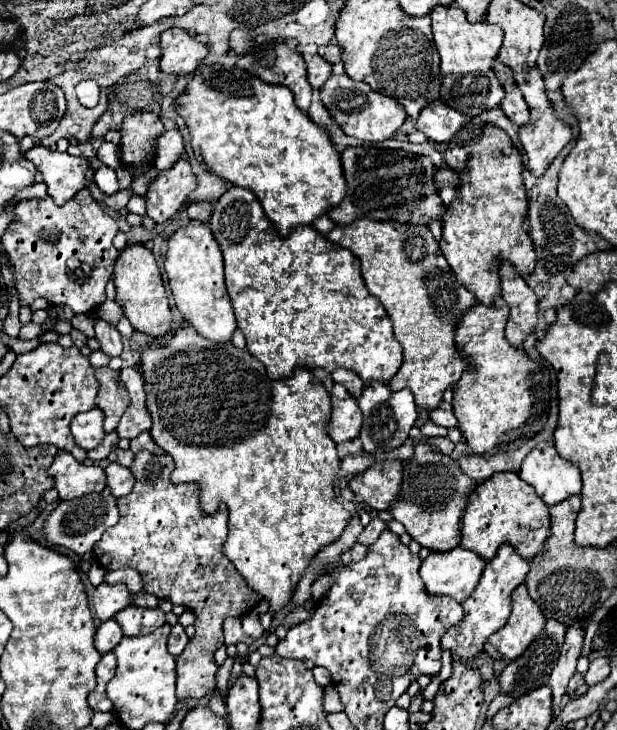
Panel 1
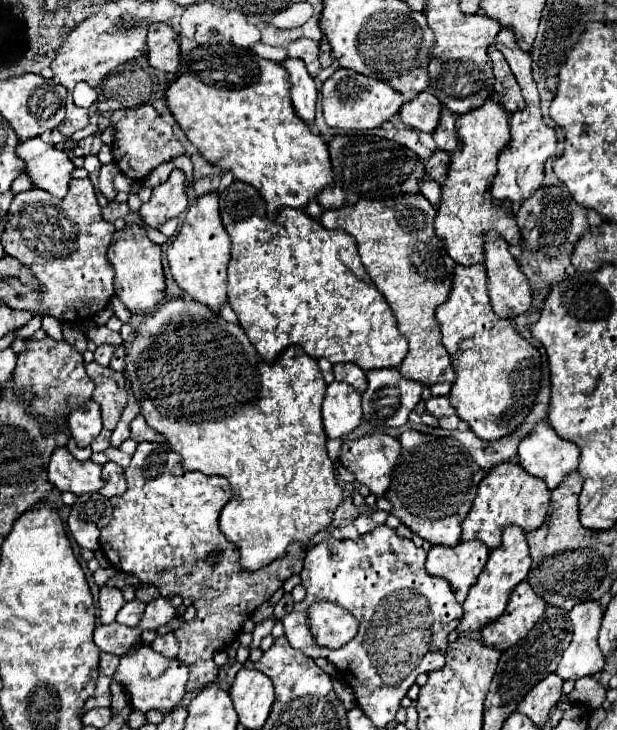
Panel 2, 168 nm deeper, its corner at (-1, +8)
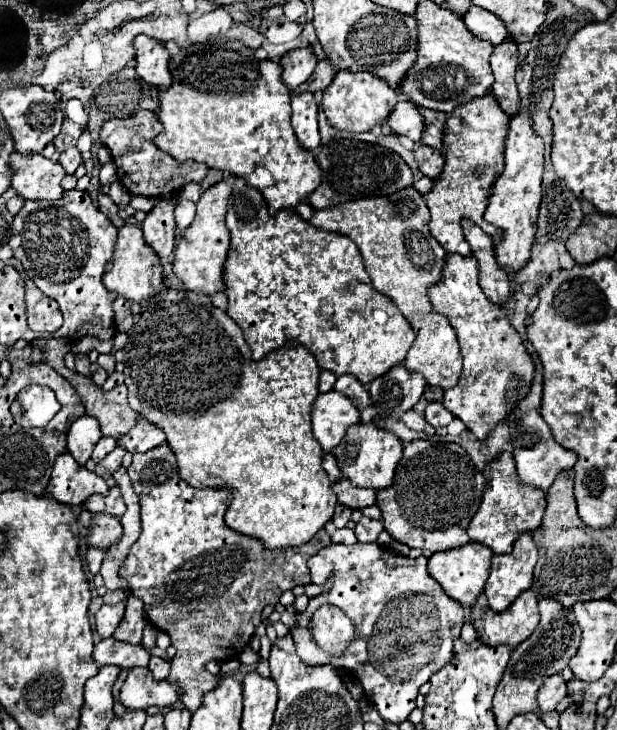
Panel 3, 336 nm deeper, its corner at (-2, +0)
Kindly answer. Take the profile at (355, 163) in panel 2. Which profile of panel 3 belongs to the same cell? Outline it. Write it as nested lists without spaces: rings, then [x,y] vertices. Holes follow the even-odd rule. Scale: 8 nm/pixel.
[[[333,139],[329,143],[323,143],[321,151],[317,153],[317,163],[323,171],[319,187],[309,195],[309,205],[313,209],[327,209],[345,201],[363,199],[363,197],[375,197],[375,195],[391,195],[393,191],[399,191],[413,183],[411,169],[407,163],[393,151],[363,143],[355,139]]]

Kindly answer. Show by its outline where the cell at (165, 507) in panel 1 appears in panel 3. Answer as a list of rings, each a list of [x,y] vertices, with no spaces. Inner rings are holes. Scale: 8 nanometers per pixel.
[[[167,443],[147,451],[143,455],[133,455],[129,467],[129,477],[133,489],[141,499],[141,537],[133,543],[119,575],[129,581],[131,593],[143,601],[143,611],[151,625],[165,631],[177,655],[171,659],[171,673],[167,681],[181,685],[181,701],[189,711],[195,711],[201,705],[201,697],[211,691],[219,677],[211,675],[205,669],[205,663],[211,659],[235,659],[249,645],[255,627],[261,623],[261,611],[265,605],[279,603],[283,591],[293,589],[295,585],[309,585],[309,567],[307,561],[311,555],[321,551],[331,543],[331,537],[321,529],[309,543],[301,547],[289,547],[281,551],[271,551],[263,547],[261,539],[247,537],[229,529],[223,521],[223,515],[231,503],[231,493],[223,488],[195,489],[179,477],[175,455]]]

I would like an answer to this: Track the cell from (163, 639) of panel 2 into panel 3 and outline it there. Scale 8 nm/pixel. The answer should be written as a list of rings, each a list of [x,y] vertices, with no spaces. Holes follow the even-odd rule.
[[[151,657],[147,669],[151,671],[153,679],[163,681],[163,679],[167,679],[167,675],[169,675],[169,671],[171,671],[171,663],[165,661],[165,659],[161,659],[161,657]]]

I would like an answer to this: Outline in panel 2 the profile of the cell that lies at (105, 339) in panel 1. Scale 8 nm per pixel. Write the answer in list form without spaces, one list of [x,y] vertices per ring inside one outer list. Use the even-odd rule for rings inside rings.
[[[108,343],[98,345],[96,351],[94,351],[94,359],[96,359],[96,363],[108,367],[108,365],[110,365],[110,359],[112,359],[112,355],[114,355],[114,351],[116,351],[114,345],[108,345]]]

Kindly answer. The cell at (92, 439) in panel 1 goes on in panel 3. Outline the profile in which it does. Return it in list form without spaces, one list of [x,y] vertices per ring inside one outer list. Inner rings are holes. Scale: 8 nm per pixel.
[[[89,415],[79,417],[67,435],[67,451],[73,455],[73,459],[79,465],[85,465],[91,459],[93,447],[101,439],[101,431],[97,427],[95,419],[89,419]]]

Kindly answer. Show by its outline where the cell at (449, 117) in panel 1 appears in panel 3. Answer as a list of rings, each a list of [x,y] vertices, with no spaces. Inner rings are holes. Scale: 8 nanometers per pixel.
[[[401,99],[395,105],[395,109],[391,111],[391,115],[387,117],[387,123],[389,123],[389,127],[391,127],[393,133],[405,135],[411,141],[421,141],[425,125],[423,125],[419,107],[413,107],[413,103]]]

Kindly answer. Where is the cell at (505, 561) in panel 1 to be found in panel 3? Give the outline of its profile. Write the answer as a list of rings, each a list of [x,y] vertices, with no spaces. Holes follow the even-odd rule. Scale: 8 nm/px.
[[[531,533],[521,535],[517,543],[513,543],[511,553],[493,555],[489,579],[485,583],[485,595],[491,609],[505,611],[523,591],[531,587],[537,555],[539,551]]]

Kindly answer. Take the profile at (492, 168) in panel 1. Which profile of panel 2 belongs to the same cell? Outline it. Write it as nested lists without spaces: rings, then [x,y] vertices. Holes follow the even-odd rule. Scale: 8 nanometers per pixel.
[[[488,99],[488,103],[484,103],[482,107],[460,115],[456,123],[458,141],[462,143],[462,147],[452,153],[448,177],[442,185],[442,203],[434,221],[434,229],[436,235],[442,239],[446,253],[458,265],[476,265],[484,263],[484,237],[488,231],[504,237],[508,245],[522,245],[516,217],[512,213],[512,203],[502,203],[498,207],[488,195],[496,177],[498,155],[510,143],[510,125],[508,113],[492,99]]]

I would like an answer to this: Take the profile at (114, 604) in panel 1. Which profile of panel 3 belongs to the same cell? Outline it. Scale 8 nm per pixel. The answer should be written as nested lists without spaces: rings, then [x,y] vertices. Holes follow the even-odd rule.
[[[125,601],[121,603],[115,603],[115,605],[103,605],[97,615],[95,615],[95,627],[97,627],[97,633],[105,639],[109,635],[113,635],[113,631],[117,629],[117,625],[121,623],[125,615]]]

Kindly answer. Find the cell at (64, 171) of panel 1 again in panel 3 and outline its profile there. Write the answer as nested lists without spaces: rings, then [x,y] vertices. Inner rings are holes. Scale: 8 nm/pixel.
[[[13,153],[9,157],[9,167],[13,169],[11,187],[19,197],[33,201],[61,199],[61,179],[65,177],[61,163],[45,159],[43,155],[25,157],[21,153]]]

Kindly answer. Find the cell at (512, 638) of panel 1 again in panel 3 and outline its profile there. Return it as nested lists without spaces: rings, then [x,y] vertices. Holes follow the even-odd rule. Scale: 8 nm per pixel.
[[[529,589],[521,593],[503,613],[489,607],[481,611],[481,595],[471,607],[471,623],[479,639],[487,645],[511,645],[523,643],[537,627],[537,595]]]

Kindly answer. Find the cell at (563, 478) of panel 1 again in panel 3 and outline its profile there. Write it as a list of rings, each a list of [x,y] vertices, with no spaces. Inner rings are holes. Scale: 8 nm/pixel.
[[[525,411],[519,417],[521,421],[517,421],[509,433],[511,433],[511,447],[513,447],[513,459],[517,465],[517,475],[525,485],[533,485],[539,487],[543,491],[547,491],[553,483],[553,479],[557,477],[557,473],[561,473],[563,469],[571,469],[577,461],[577,455],[565,447],[561,447],[553,435],[551,429],[547,427],[547,423],[543,421],[543,417],[539,415],[539,411]]]

